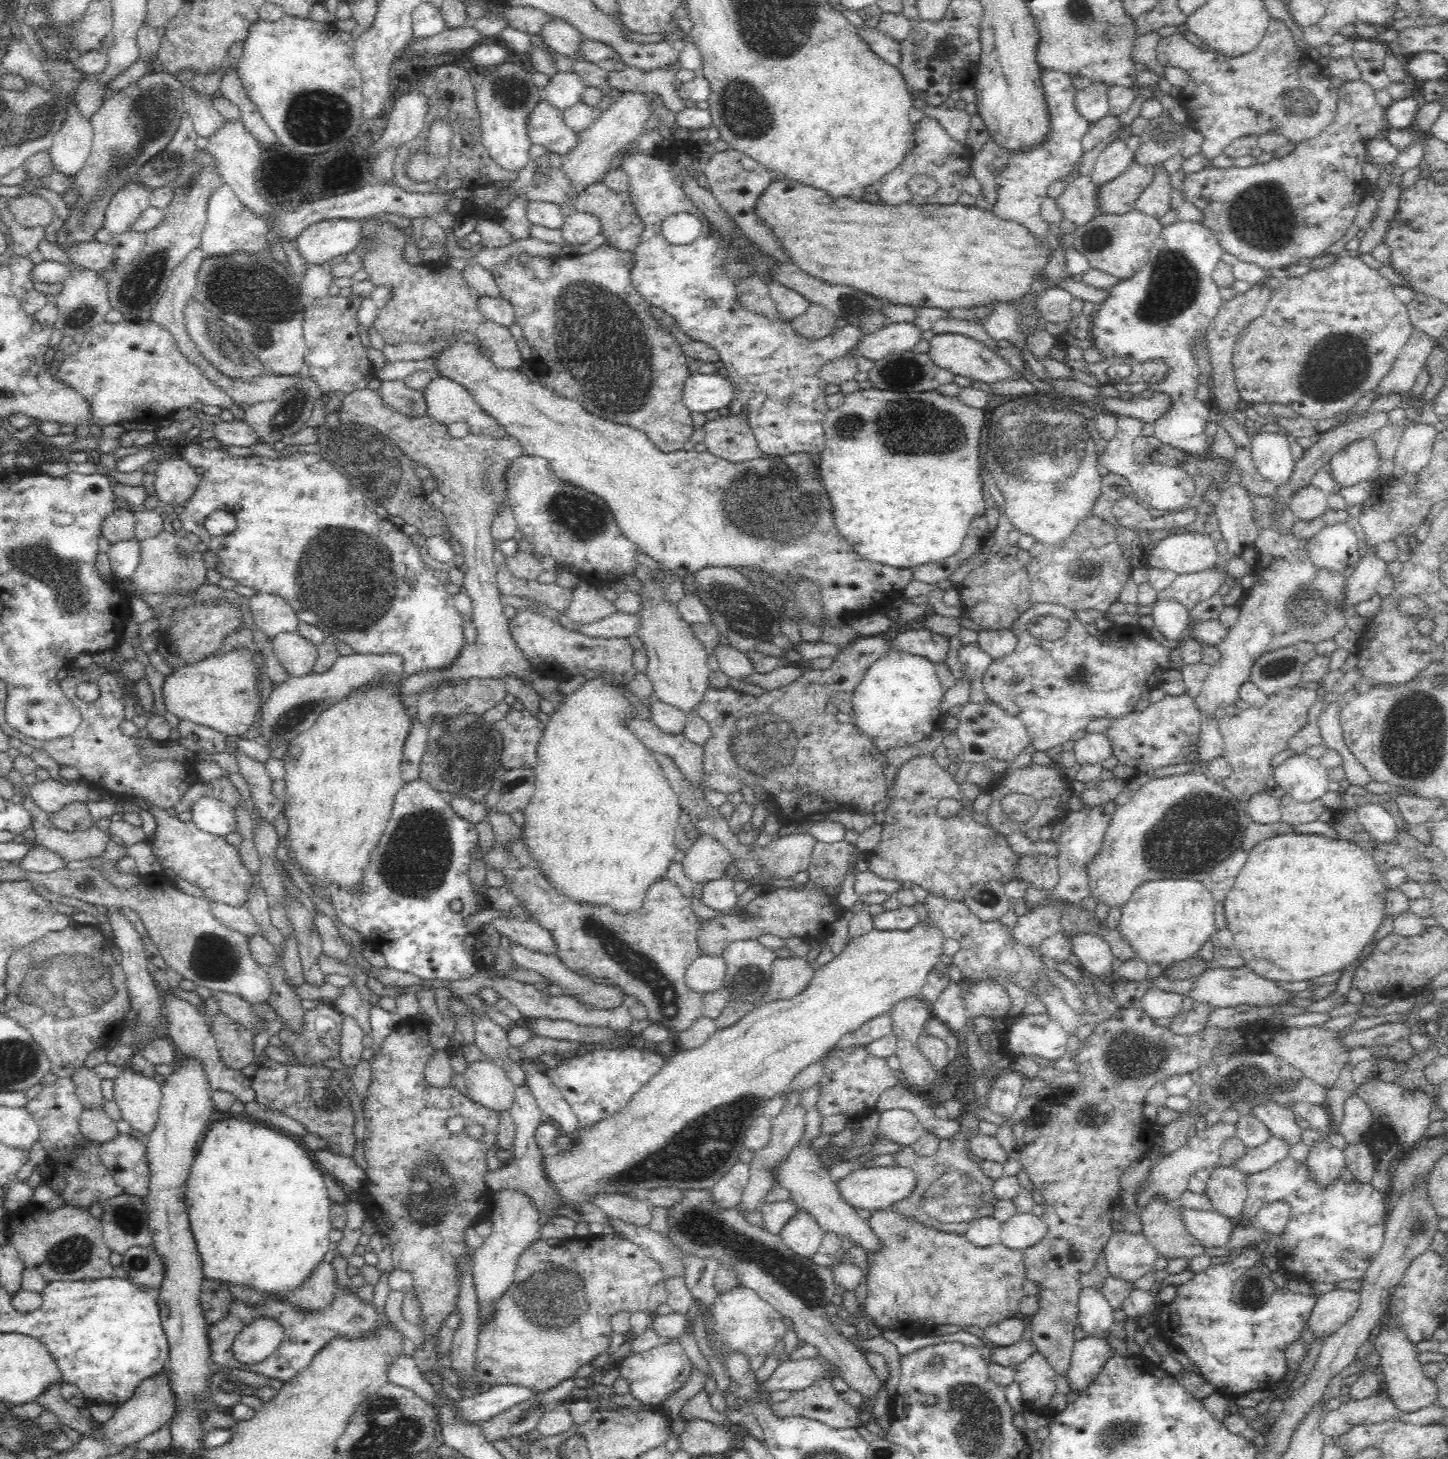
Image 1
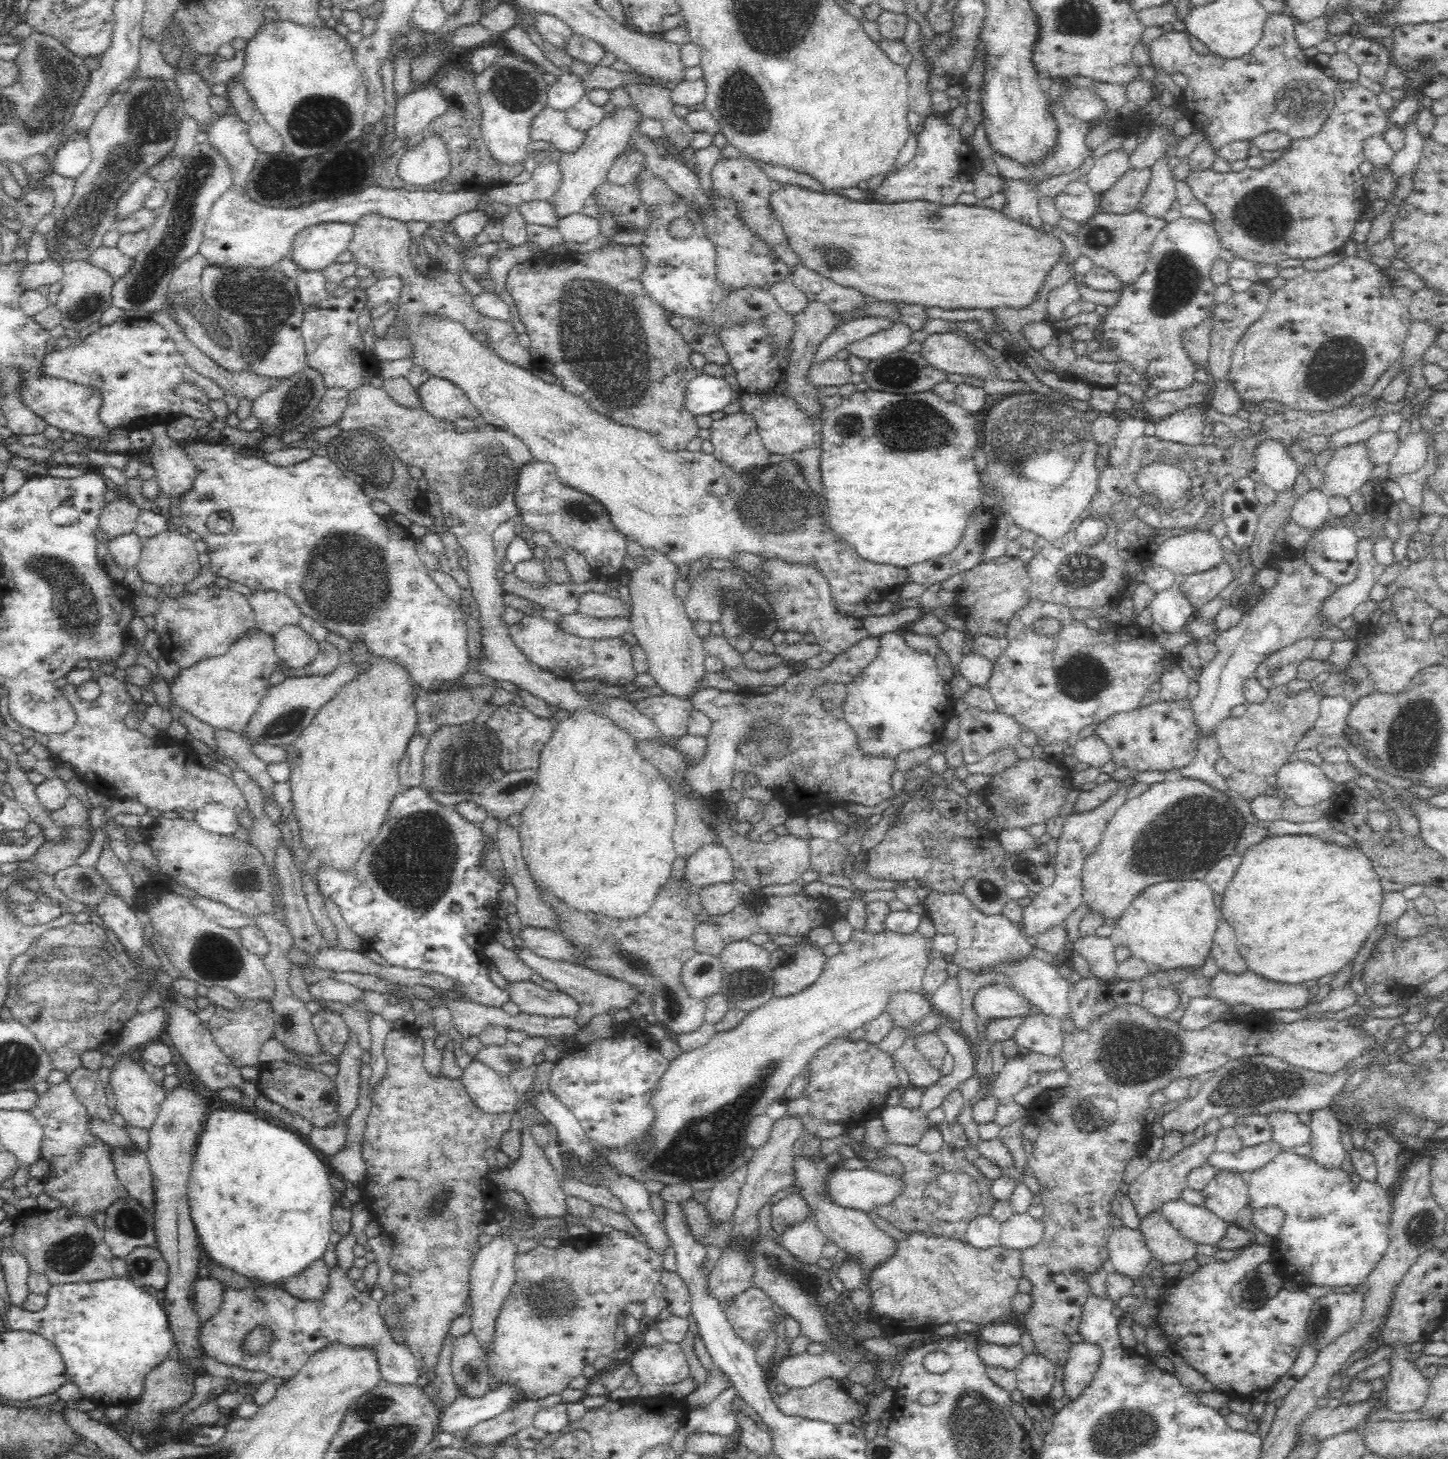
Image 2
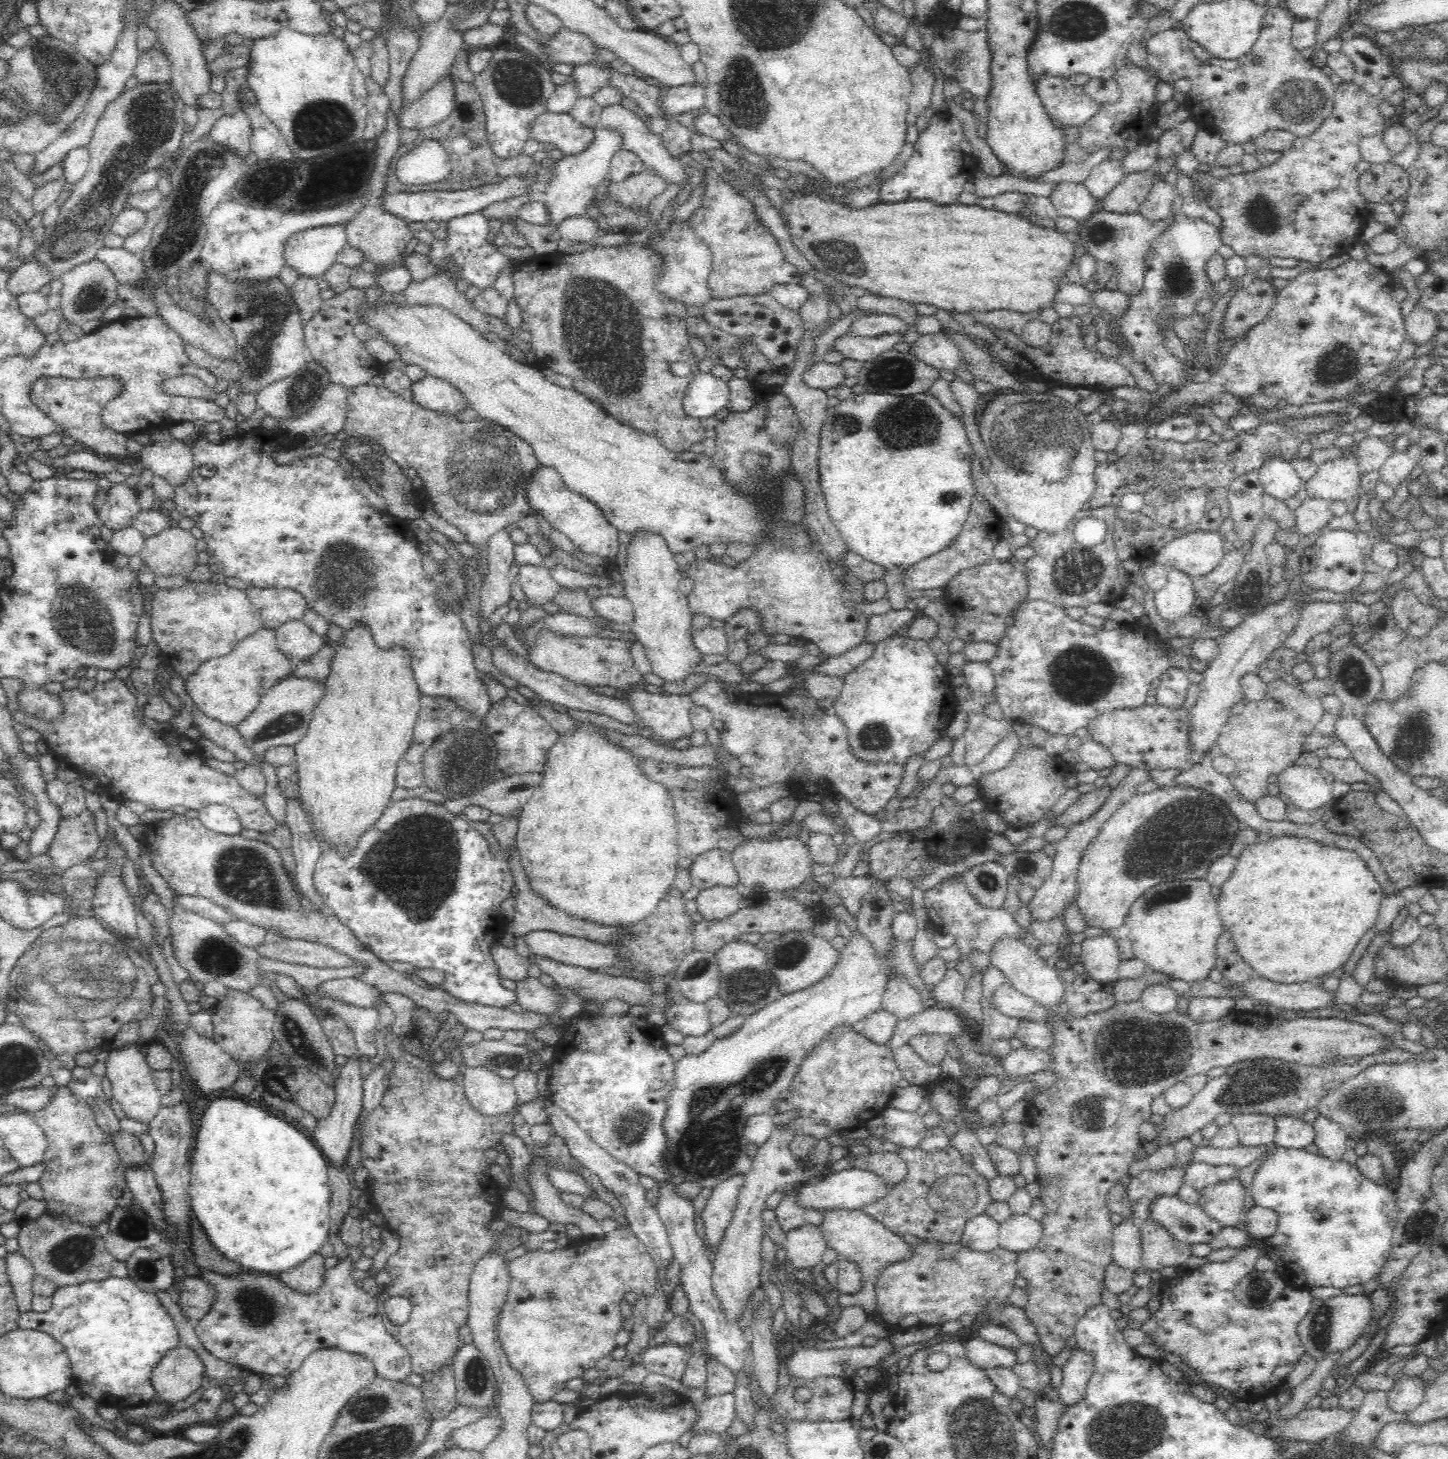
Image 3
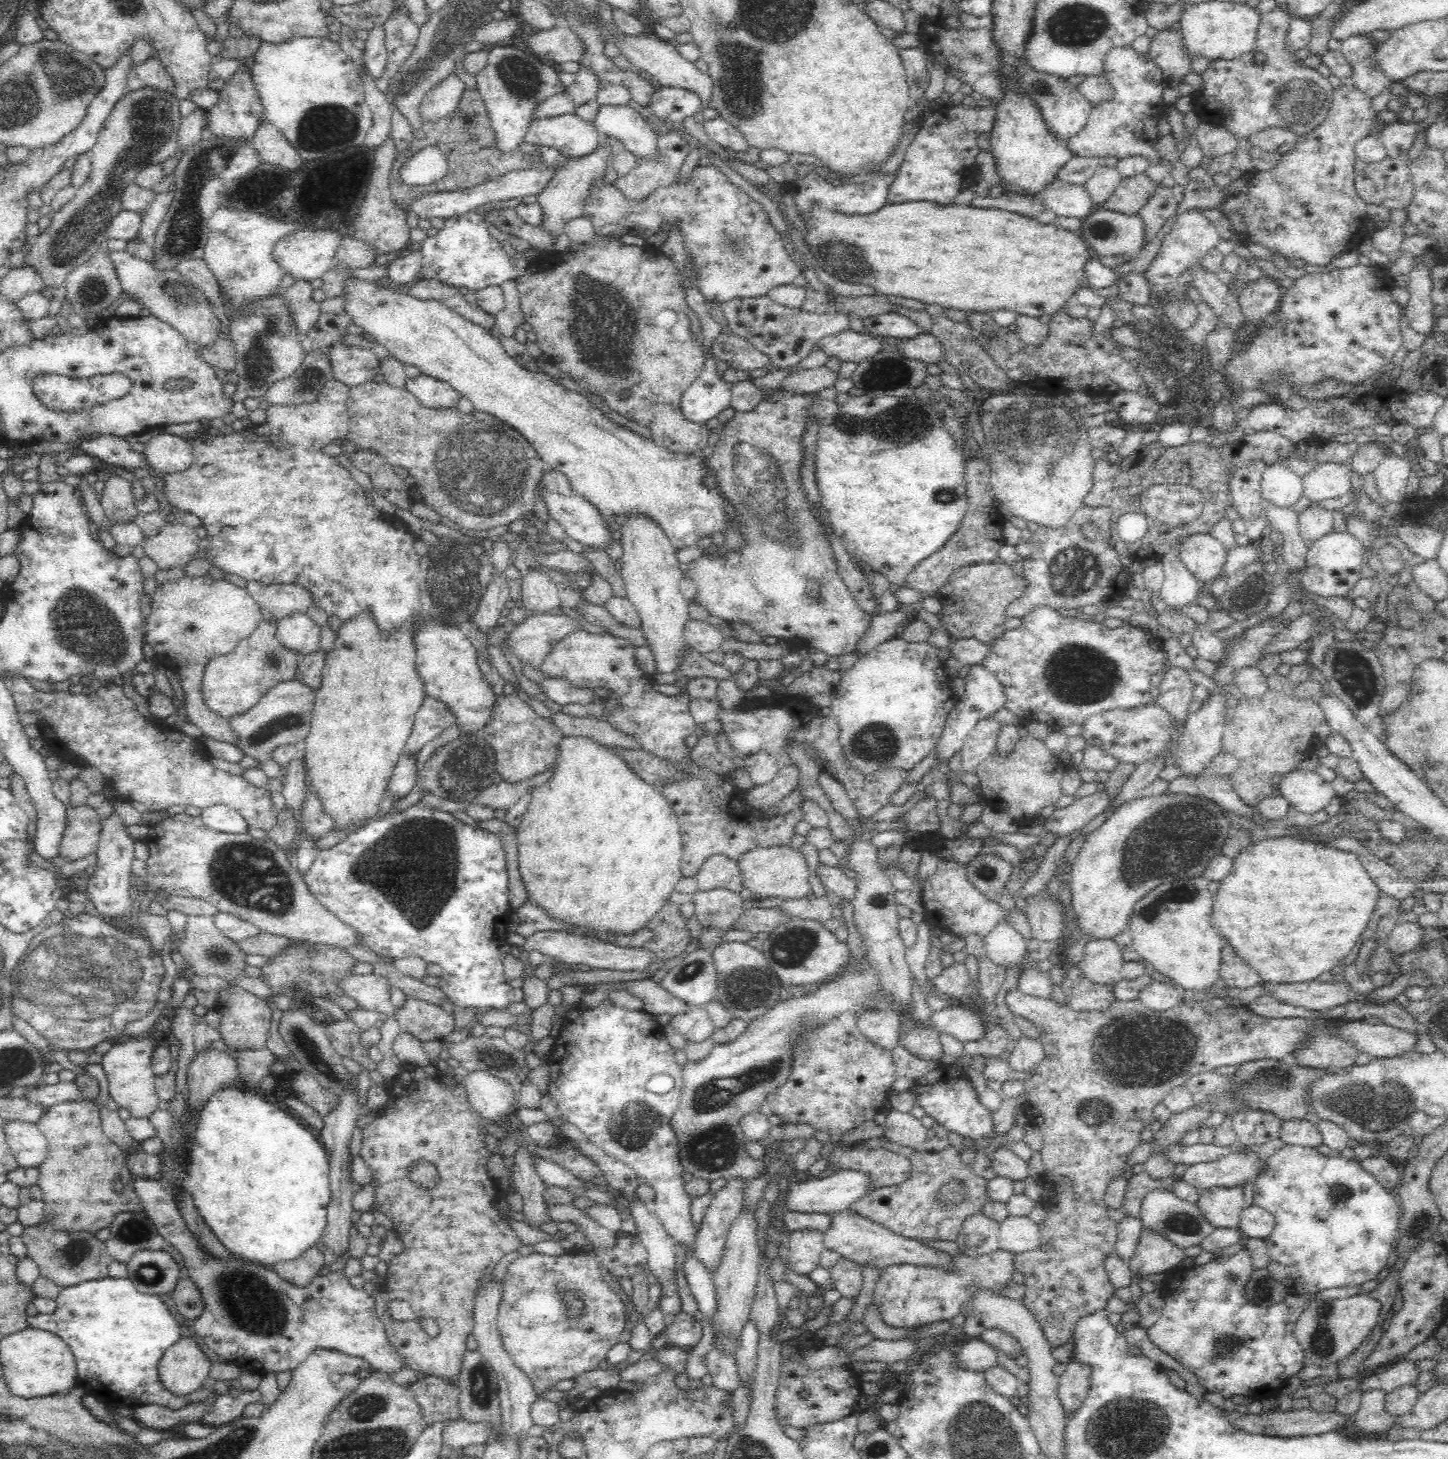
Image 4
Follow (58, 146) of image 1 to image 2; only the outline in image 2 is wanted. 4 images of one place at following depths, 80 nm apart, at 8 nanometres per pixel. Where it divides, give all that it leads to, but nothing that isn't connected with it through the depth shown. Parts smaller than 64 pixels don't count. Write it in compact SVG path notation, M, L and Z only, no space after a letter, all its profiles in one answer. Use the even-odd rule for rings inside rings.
M82 136L64 146L52 160L51 167L60 176L75 179L86 170L90 162L91 149L86 136Z

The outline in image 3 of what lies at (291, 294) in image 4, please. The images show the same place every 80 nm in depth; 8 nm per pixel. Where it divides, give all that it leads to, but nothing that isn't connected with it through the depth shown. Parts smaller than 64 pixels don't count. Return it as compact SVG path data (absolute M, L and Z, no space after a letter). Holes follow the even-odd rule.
M300 276L296 279L292 286L290 286L290 293L292 293L292 301L299 312L303 324L310 322L318 310L323 300L320 297L321 289L319 288L320 278L308 278Z

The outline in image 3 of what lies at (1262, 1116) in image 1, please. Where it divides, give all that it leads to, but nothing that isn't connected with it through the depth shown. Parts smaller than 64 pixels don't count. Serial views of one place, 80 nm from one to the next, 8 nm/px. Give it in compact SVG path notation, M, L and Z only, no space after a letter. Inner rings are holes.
M1276 1117L1276 1136L1274 1143L1284 1148L1302 1149L1314 1144L1313 1124L1307 1118Z

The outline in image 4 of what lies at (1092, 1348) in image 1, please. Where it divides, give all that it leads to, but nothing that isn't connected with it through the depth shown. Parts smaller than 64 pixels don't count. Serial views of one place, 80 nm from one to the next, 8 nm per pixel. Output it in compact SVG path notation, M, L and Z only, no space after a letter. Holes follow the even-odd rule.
M1073 1359L1059 1377L1058 1394L1068 1417L1074 1416L1090 1390L1090 1367Z

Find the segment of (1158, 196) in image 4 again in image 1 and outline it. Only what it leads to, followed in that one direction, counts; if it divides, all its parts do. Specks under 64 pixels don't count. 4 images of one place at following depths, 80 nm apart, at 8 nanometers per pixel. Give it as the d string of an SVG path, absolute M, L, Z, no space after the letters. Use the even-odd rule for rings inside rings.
M1160 163L1155 166L1156 172L1152 177L1152 182L1140 194L1134 204L1134 208L1160 219L1168 210L1171 210L1174 187L1170 183L1168 170Z

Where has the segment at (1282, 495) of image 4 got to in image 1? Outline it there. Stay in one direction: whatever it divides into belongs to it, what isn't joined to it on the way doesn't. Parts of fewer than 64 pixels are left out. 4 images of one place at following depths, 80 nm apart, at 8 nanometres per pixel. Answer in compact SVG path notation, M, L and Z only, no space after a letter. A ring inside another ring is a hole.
M1273 428L1251 434L1251 457L1258 472L1276 488L1286 485L1295 468L1287 437Z

